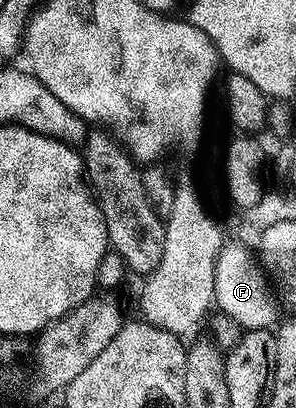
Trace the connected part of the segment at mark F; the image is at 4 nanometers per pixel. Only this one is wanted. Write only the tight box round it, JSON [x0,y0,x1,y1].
[216,243,279,331]

